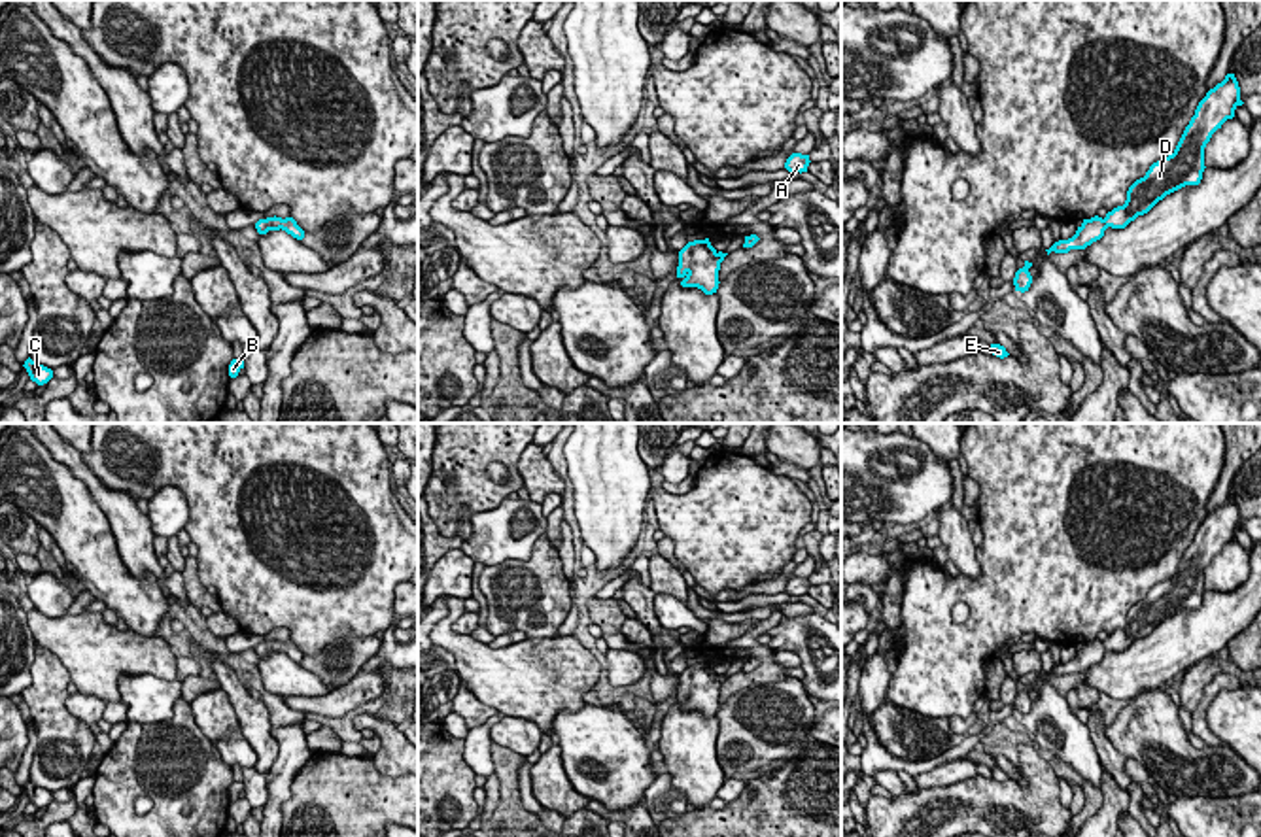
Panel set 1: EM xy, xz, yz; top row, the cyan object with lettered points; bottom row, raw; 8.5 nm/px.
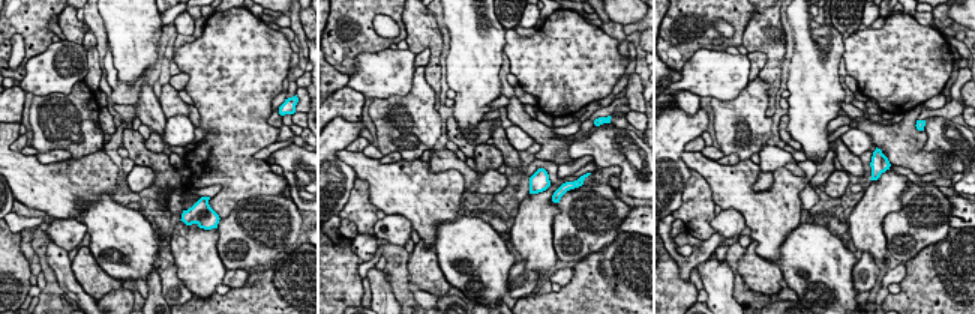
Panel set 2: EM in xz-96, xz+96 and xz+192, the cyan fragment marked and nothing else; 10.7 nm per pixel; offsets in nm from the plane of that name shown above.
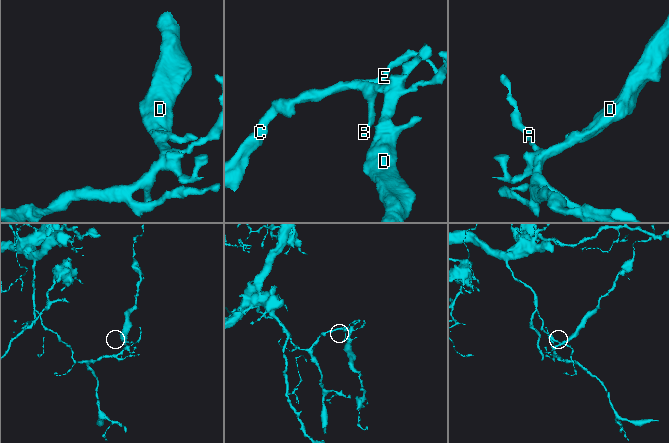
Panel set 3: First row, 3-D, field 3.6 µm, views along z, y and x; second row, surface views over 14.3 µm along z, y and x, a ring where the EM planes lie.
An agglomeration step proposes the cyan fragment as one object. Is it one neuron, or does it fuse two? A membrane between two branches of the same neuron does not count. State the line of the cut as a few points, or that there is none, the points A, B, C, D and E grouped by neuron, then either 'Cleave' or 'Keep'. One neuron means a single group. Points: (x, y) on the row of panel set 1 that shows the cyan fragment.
No split. Groups: A B C D E. Keep

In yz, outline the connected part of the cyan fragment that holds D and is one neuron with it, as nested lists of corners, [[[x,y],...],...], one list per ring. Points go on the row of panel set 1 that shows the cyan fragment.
[[[1227,74],[1225,79],[1210,89],[1199,102],[1174,153],[1153,162],[1146,176],[1129,187],[1125,204],[1108,212],[1104,219],[1098,215],[1083,219],[1076,234],[1068,240],[1055,242],[1045,249],[1047,255],[1051,251],[1068,253],[1070,249],[1085,249],[1100,240],[1108,227],[1125,229],[1138,215],[1148,214],[1166,195],[1185,185],[1199,185],[1206,168],[1206,144],[1227,119],[1235,117],[1235,110],[1242,104],[1238,81],[1235,74]]]

